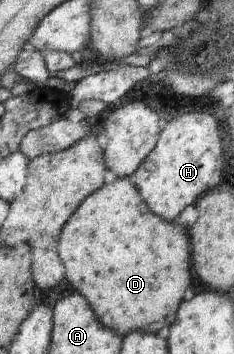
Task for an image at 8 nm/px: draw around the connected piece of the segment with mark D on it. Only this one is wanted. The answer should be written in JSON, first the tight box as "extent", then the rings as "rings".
{"extent":[61,178,191,336],"rings":[[[121,178],[117,180],[113,186],[103,186],[99,192],[95,192],[91,198],[87,198],[83,202],[83,206],[79,206],[79,210],[71,216],[71,222],[67,222],[67,226],[63,228],[63,238],[61,238],[61,258],[63,258],[63,264],[67,266],[67,280],[73,284],[73,288],[77,288],[77,292],[81,292],[89,302],[91,306],[95,306],[95,314],[99,314],[99,320],[105,324],[105,326],[111,326],[111,328],[121,328],[123,336],[127,335],[127,330],[147,330],[147,326],[151,324],[157,324],[157,330],[159,328],[167,328],[169,324],[173,324],[175,320],[175,310],[181,302],[181,296],[185,292],[185,288],[191,284],[191,274],[189,274],[189,242],[187,242],[187,236],[185,232],[175,226],[175,224],[169,224],[161,218],[157,218],[155,214],[151,214],[143,200],[139,198],[139,194],[133,190],[131,182],[127,178]]]}

